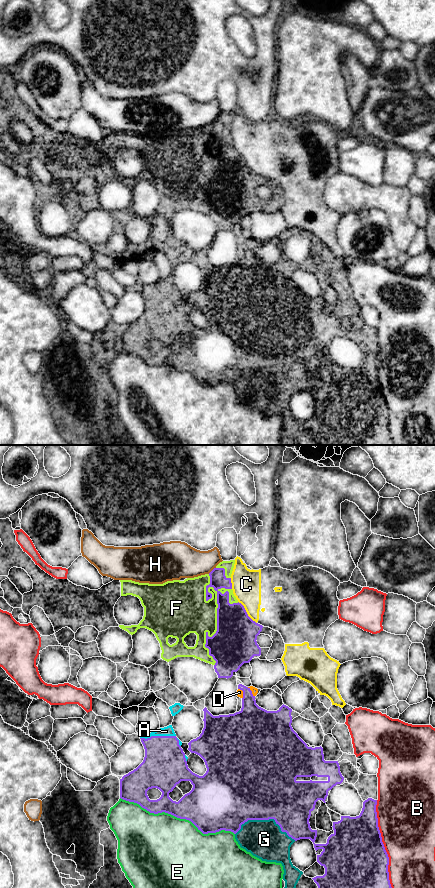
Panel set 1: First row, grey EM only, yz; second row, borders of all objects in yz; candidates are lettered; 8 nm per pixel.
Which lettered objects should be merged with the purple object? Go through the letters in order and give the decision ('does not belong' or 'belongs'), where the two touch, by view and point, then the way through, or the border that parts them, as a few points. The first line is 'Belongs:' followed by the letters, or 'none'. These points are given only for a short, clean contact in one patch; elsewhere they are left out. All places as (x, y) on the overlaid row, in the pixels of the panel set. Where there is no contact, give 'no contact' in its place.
Belongs: A, D, F, G
A: belongs; contact yz (157, 736)
B: does not belong; contact yz (383, 844)
C: does not belong; contact yz (246, 612)
D: belongs; contact yz (243, 693)
E: does not belong; contact yz (177, 817)
F: belongs; contact yz (217, 621)
G: belongs; contact yz (266, 819)
H: does not belong; contact yz (212, 570); border yz (215, 567), (208, 573)

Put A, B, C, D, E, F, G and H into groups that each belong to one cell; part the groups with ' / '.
A D F G / B / C / E / H

